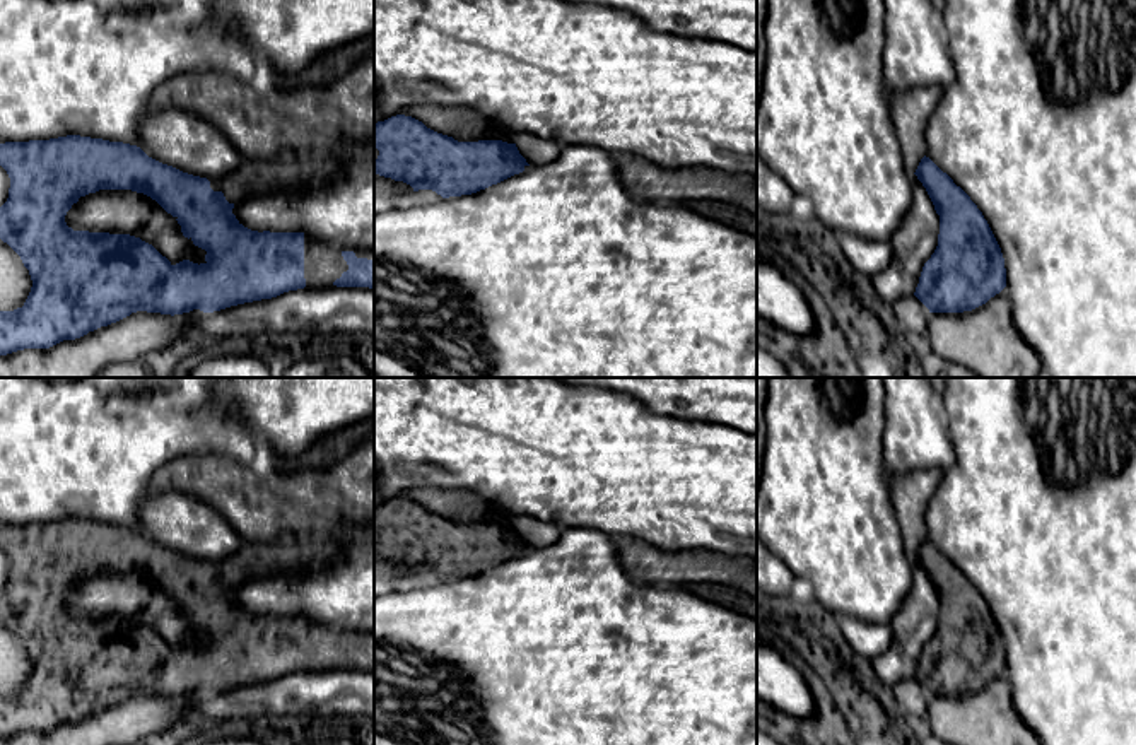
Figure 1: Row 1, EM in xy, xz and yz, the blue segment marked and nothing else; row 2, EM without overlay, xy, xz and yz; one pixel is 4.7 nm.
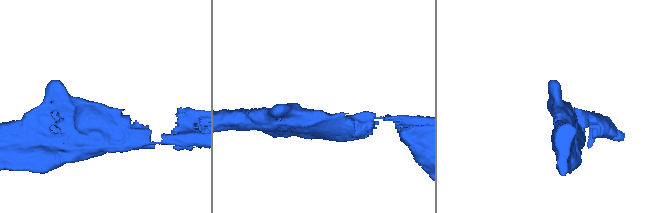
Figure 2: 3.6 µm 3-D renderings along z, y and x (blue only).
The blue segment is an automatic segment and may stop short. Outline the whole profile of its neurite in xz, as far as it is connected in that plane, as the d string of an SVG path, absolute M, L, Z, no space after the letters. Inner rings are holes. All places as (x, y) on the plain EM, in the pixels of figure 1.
M396 497L384 504L374 506L374 530L379 533L379 538L374 543L374 557L403 564L410 567L413 574L432 572L442 581L477 576L523 555L524 550L530 548L519 537L516 526L507 526L502 523L458 525L453 519L437 516L427 511L422 504L405 497Z

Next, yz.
M929 540L914 557L940 598L938 629L914 678L929 695L972 694L1006 670L1001 631L977 588Z

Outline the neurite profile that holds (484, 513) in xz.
M480 504L475 509L453 518L453 521L458 525L502 523L502 516L490 504Z

